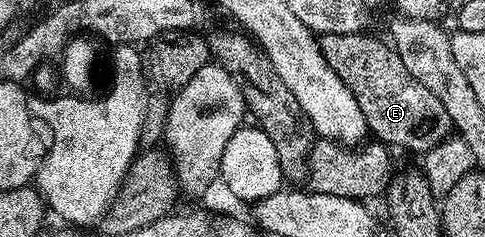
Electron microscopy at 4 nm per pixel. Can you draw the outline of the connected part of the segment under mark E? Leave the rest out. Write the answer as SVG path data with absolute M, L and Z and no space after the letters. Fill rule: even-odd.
M365 31L352 34L328 34L319 39L318 45L328 66L332 66L336 74L340 74L342 81L352 90L356 102L360 102L360 110L366 119L367 129L373 135L375 132L378 135L375 137L387 146L399 144L410 152L425 154L429 148L444 142L452 135L448 110L444 110L444 102L440 102L440 98L436 98L436 94L428 90L428 86L424 86L416 78L412 78L412 74L408 74L408 69L404 66L404 62L400 62L400 54L395 48L385 39L377 40L374 36L366 35L370 34Z

